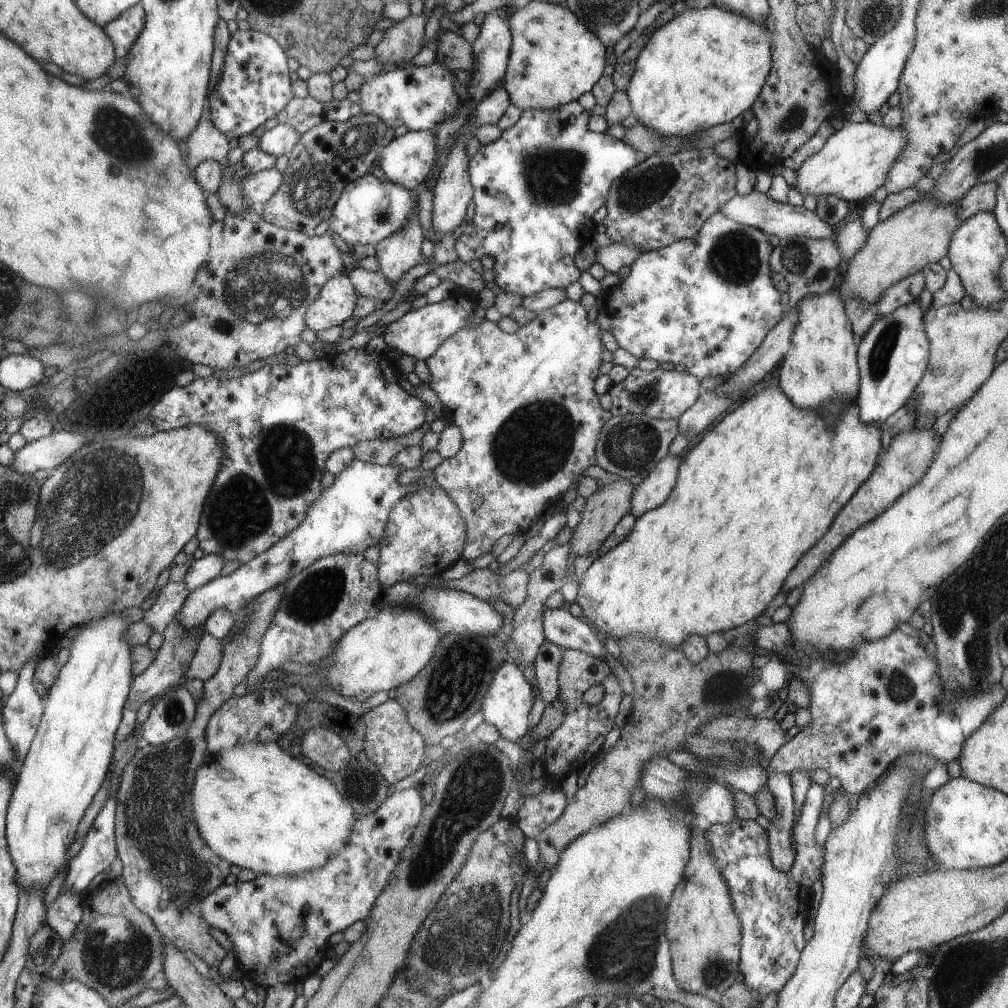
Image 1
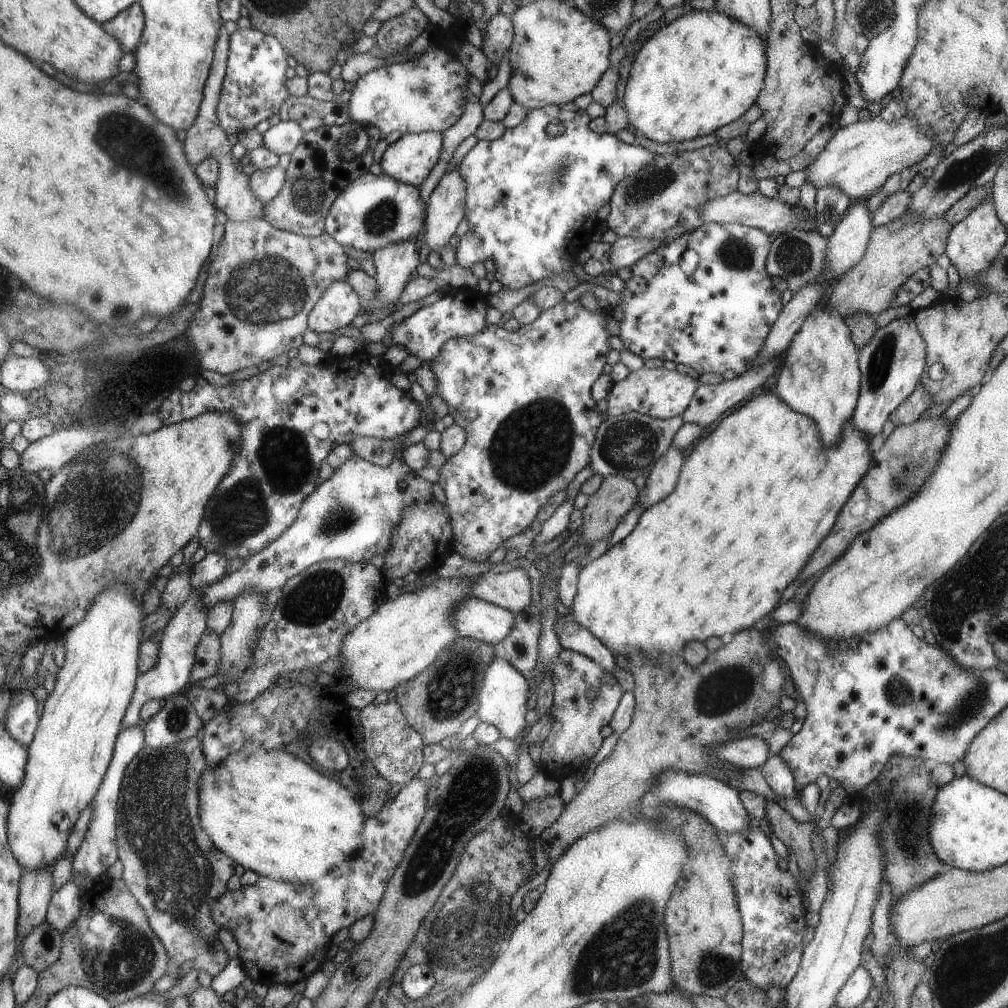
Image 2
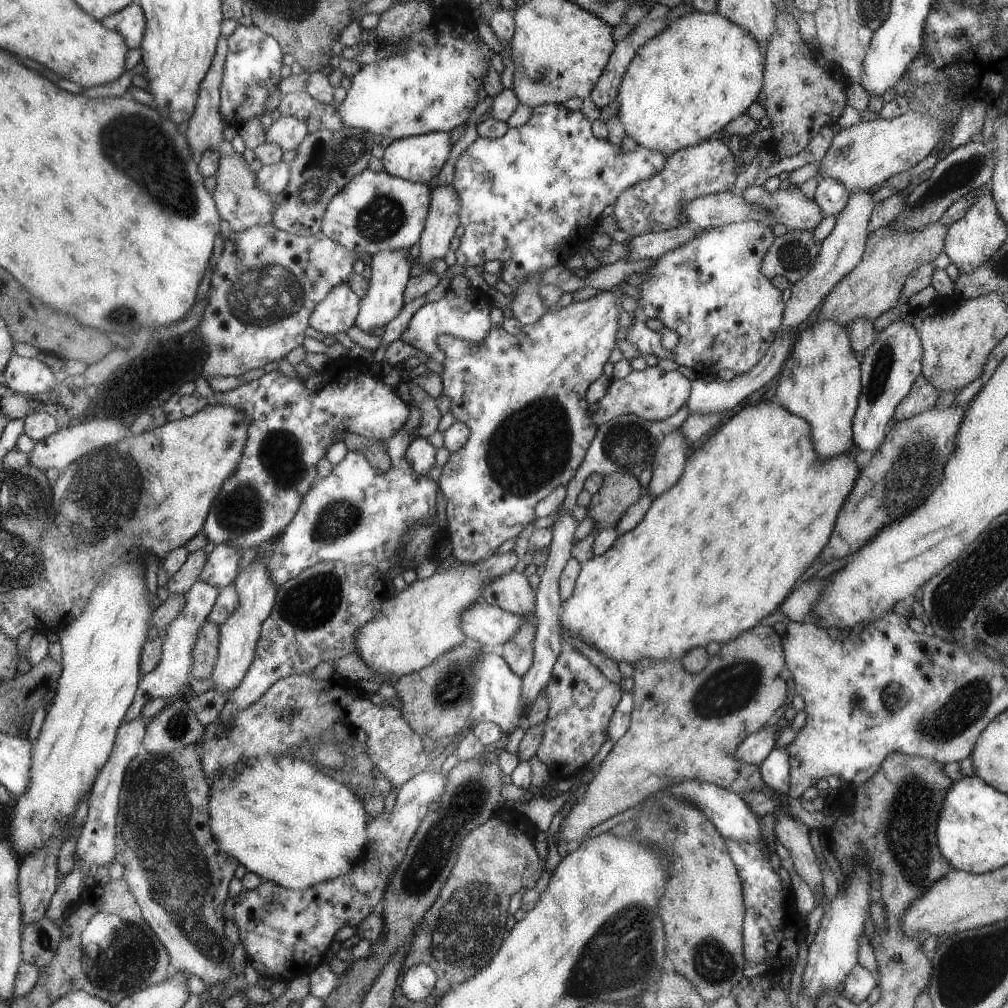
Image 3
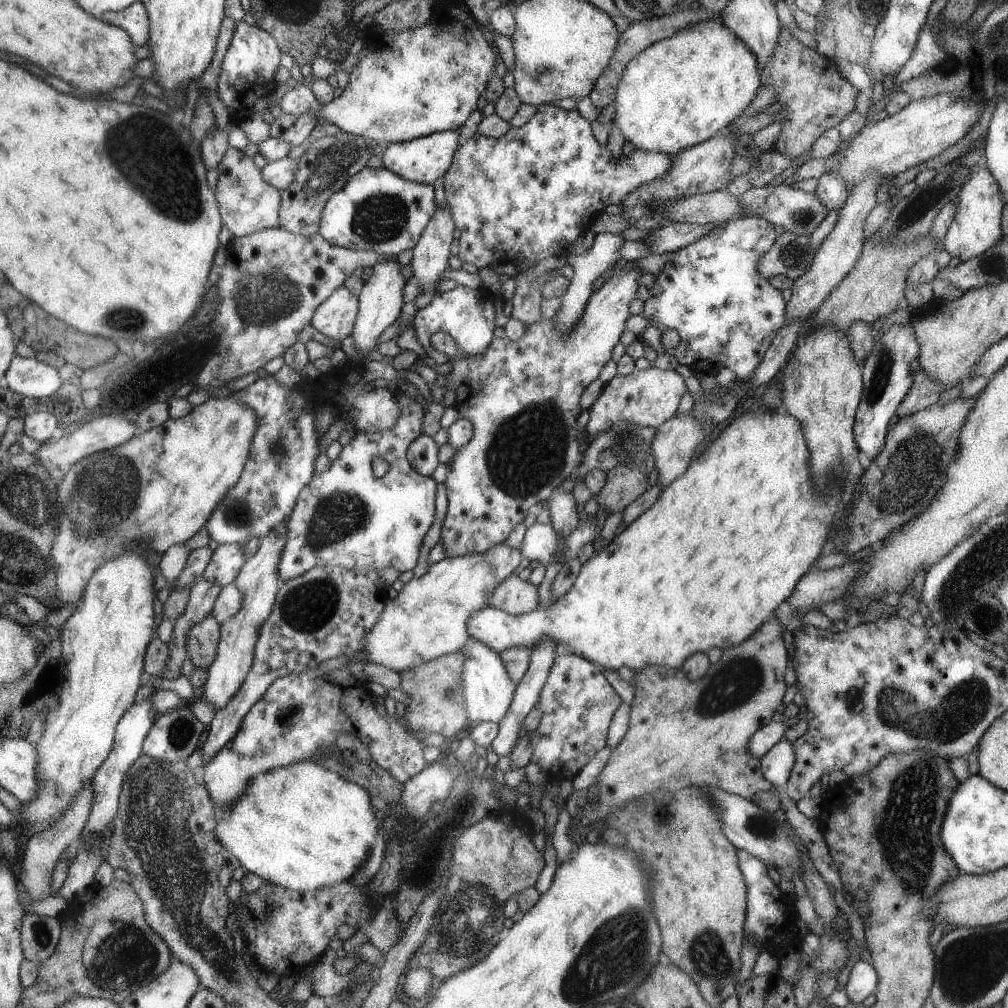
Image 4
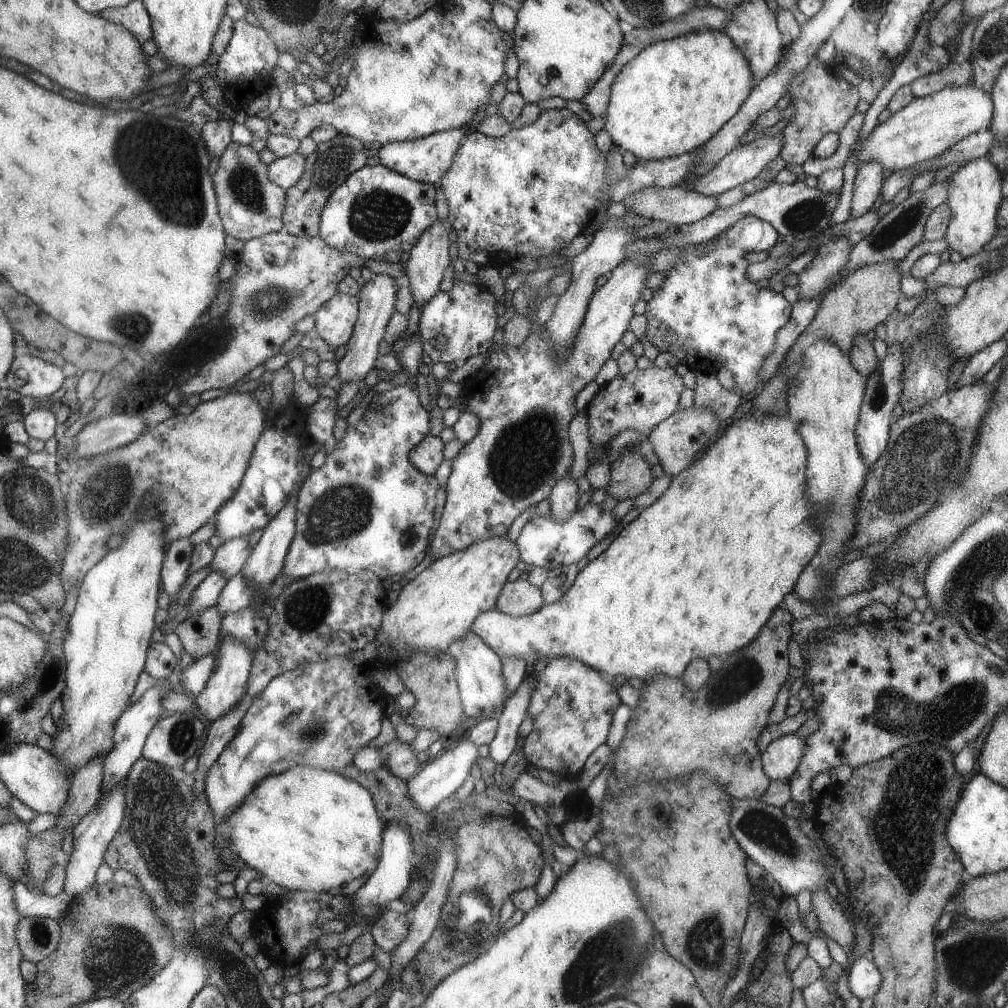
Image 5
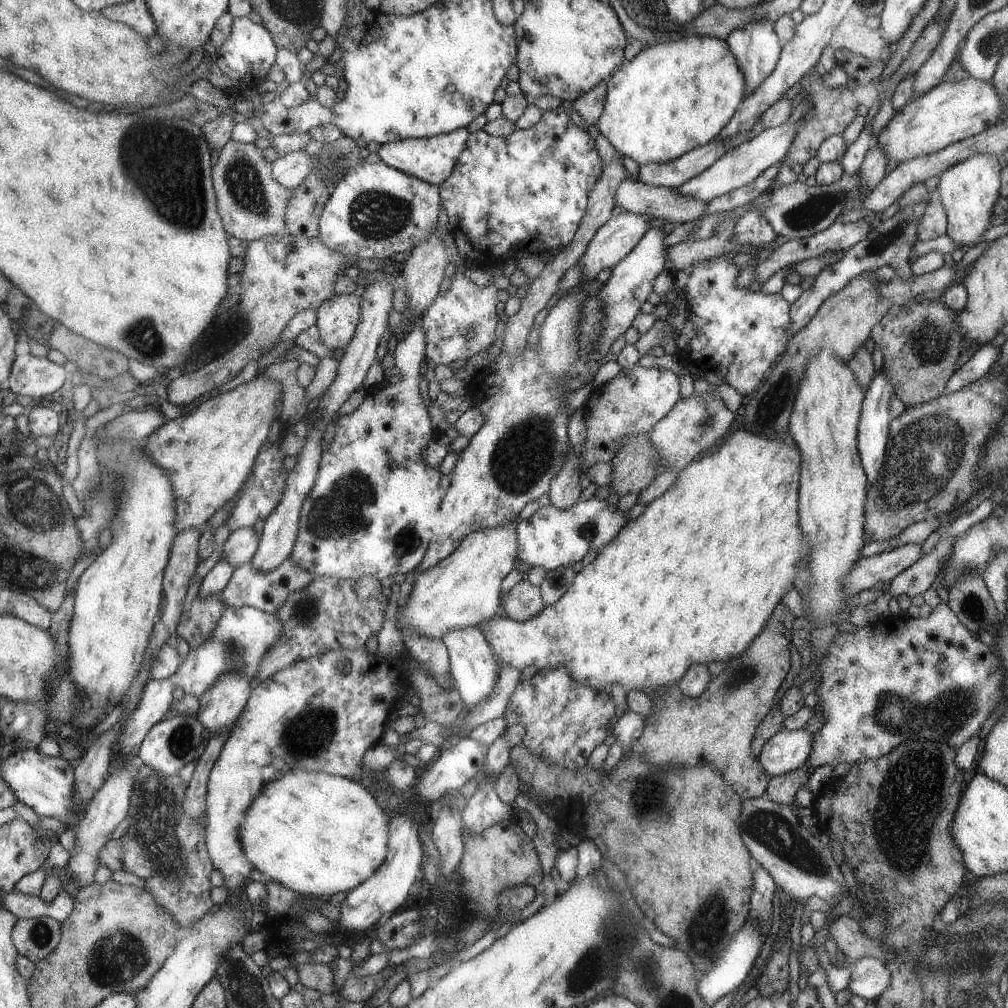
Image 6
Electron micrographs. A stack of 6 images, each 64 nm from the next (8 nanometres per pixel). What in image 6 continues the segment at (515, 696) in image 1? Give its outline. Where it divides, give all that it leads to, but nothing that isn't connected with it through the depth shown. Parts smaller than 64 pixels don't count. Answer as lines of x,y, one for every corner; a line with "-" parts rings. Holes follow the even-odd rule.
474,626
451,629
451,632
447,632
440,641
446,645
446,651
449,653
453,686
459,693
464,710
469,710
479,700
489,696
491,688
495,688
495,684
498,683
500,669
496,656
490,649
490,644
486,641
484,634

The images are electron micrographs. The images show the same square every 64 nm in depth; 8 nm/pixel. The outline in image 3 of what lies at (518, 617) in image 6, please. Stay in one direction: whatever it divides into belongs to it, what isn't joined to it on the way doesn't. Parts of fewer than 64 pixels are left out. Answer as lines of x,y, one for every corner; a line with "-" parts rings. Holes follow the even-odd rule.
514,570
487,584
481,592
481,600
497,605
515,615
532,614
535,595
526,580
526,572
517,574

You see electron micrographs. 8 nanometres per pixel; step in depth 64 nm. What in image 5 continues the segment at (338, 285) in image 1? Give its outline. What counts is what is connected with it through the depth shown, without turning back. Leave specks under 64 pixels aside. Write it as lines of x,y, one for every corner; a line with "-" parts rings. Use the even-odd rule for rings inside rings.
336,292
314,312
314,328
328,346
343,350
358,318
358,297

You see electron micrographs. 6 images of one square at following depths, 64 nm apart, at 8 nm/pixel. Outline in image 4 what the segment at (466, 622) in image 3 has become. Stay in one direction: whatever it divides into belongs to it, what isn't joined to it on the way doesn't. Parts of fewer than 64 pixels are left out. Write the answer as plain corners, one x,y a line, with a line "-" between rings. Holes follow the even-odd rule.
775,412
743,413
725,426
717,438
711,444
707,444
707,448
703,448
703,452
699,453
699,456
695,456
695,460
691,460
690,466
681,476
678,476
673,483
659,492
659,498
653,502
653,506
650,506
639,518
635,518
629,526
615,535
601,552
581,565
569,592
557,598
553,602
553,606
543,608
543,610
536,608
527,614
510,615
487,604
470,616
469,622
466,624
469,636
496,653
506,651
511,646
527,646
531,649
539,640
549,638
555,646
565,642
573,653
601,665
602,668
616,671
617,668
625,666
634,673
653,664
678,668
685,662
687,656
691,656
695,652
706,653
709,648
725,650
725,648
745,642
758,630
758,626
765,623
765,620
775,612
775,608
794,591
793,586
797,586
799,576
805,574
805,570
809,570
811,560
817,558
817,554
825,542
825,534
827,534
831,516
835,514
835,506
837,506
835,496
821,496
825,492
819,492
818,486
815,484
813,484
815,488
811,492
811,482
814,482
814,478
809,480
809,470
807,470
809,458
810,449
802,432
802,424
794,416
779,416

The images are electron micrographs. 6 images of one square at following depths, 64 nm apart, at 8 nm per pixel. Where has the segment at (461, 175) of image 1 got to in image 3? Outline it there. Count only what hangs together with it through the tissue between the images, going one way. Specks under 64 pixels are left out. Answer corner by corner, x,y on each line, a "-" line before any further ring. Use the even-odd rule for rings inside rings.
439,185
431,190
429,217
419,235
419,253
415,261
423,270
429,271
431,262
443,259
460,216
458,193
451,185

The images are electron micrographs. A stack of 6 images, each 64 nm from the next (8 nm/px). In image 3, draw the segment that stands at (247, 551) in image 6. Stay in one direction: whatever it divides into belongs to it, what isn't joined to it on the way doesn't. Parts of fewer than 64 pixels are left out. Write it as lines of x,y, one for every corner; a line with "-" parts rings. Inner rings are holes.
227,544
215,545
211,553
206,556
197,581
218,588
228,586
234,582
239,572
240,556
239,550

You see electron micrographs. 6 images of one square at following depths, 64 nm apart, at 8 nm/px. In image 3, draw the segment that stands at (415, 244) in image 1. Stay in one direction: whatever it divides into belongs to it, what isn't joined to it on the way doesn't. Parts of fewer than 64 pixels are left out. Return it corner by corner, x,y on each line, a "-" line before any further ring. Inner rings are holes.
395,250
389,252
378,252
372,255
369,260
371,268
371,277
369,287
366,289
366,295
360,299
361,307
358,309
357,319
354,326
361,332
371,335
377,328
385,327
392,319
396,317
405,302
402,300
406,283
409,282
409,271
411,264
409,250

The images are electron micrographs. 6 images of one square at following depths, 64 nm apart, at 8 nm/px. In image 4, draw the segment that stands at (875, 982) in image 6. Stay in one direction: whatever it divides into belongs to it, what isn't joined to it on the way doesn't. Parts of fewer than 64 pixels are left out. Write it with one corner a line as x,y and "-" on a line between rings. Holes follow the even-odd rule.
858,960
849,971
844,986
845,994
854,1004
862,1002
876,990
877,975
870,961

